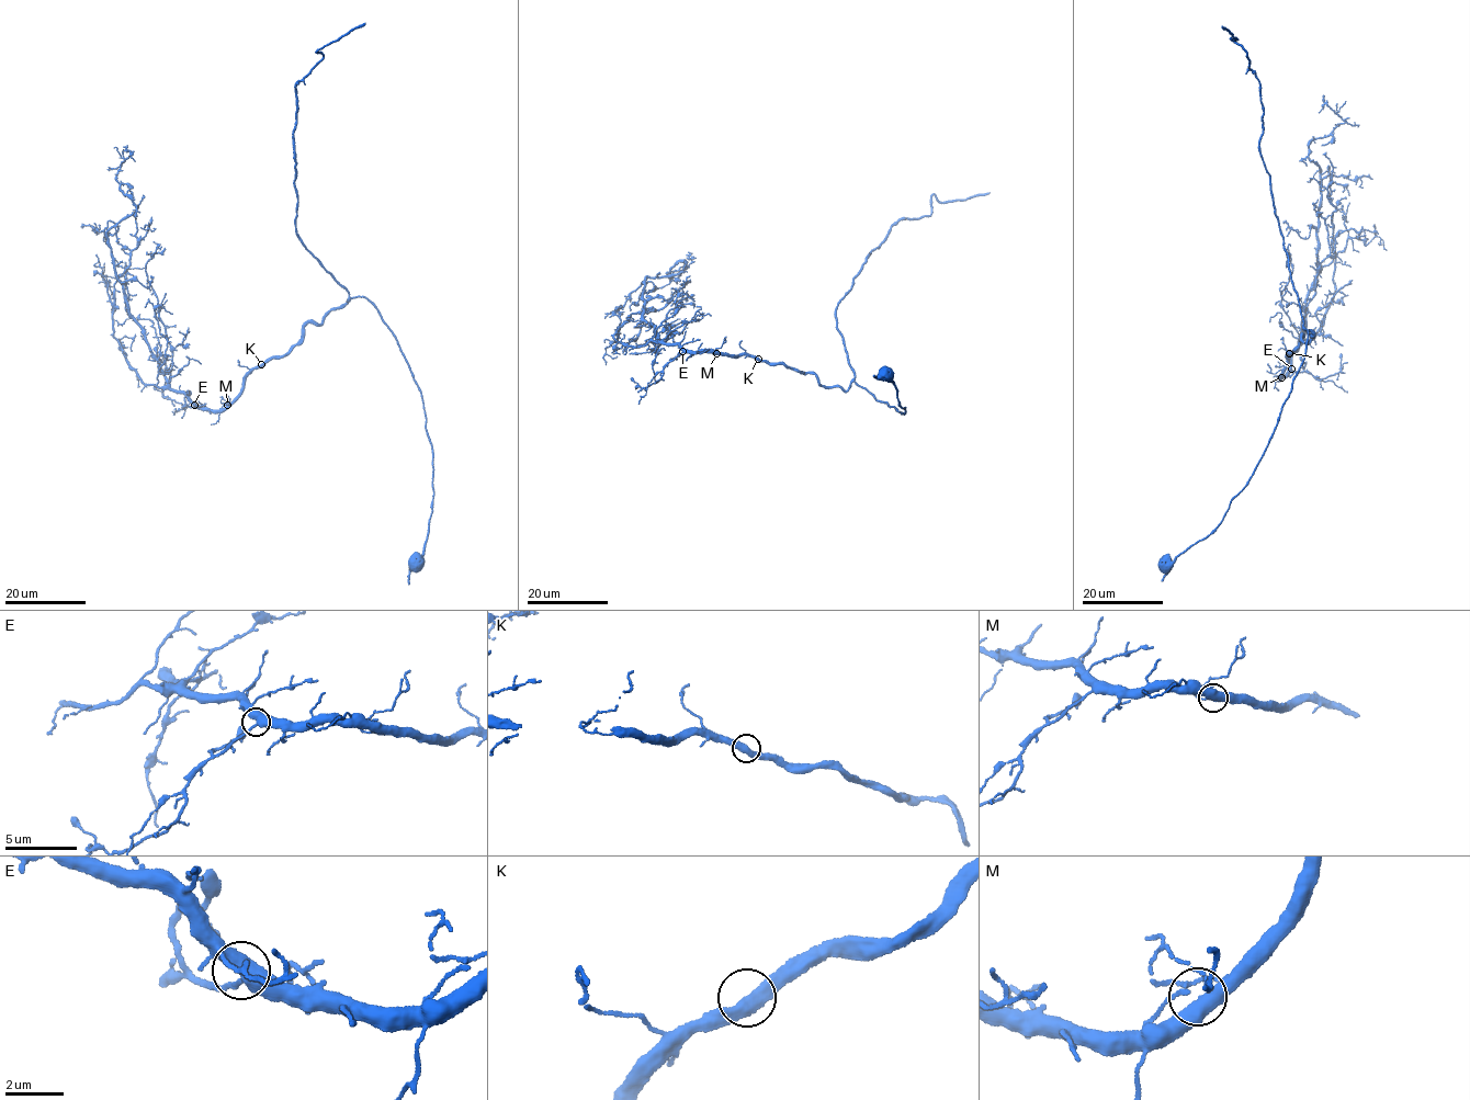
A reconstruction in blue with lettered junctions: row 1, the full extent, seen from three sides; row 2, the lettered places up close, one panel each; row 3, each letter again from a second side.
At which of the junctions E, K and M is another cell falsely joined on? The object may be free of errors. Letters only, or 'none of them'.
none of them

